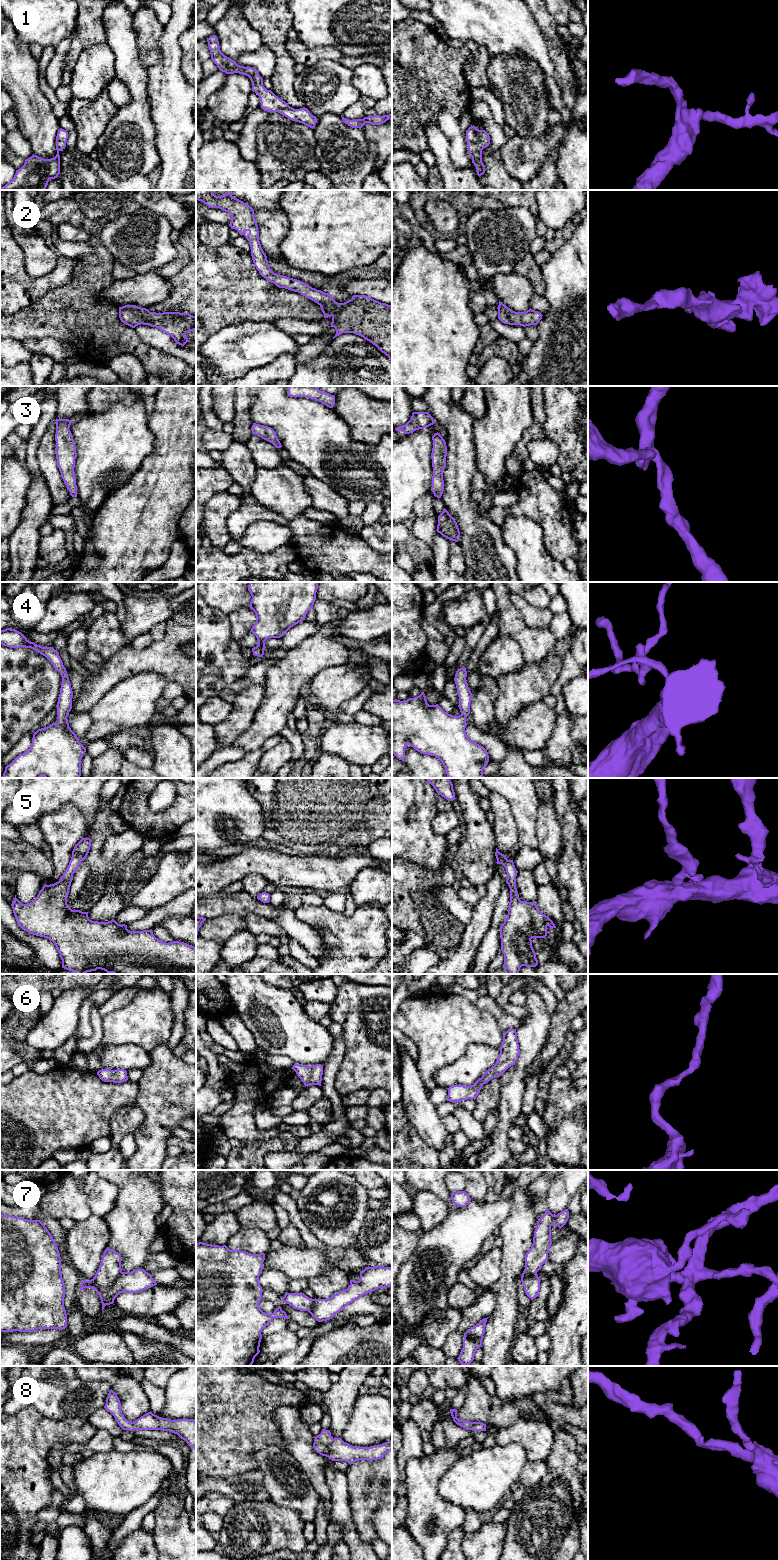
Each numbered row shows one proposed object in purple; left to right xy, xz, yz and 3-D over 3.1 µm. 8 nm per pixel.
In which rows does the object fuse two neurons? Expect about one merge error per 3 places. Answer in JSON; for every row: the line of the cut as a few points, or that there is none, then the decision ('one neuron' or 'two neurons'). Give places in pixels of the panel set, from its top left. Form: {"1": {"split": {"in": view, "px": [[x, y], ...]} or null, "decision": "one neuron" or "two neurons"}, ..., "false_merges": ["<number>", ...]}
{"1": {"split": null, "decision": "one neuron"}, "2": {"split": null, "decision": "one neuron"}, "3": {"split": null, "decision": "one neuron"}, "4": {"split": null, "decision": "one neuron"}, "5": {"split": null, "decision": "one neuron"}, "6": {"split": null, "decision": "one neuron"}, "7": {"split": {"in": "xy", "px": [[122, 1272], [108, 1290], [109, 1303]]}, "decision": "two neurons"}, "8": {"split": null, "decision": "one neuron"}, "false_merges": ["7"]}

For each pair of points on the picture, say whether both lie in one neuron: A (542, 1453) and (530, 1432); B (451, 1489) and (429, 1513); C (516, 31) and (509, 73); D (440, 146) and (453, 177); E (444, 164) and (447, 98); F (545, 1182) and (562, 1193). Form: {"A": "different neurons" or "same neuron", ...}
{"A": "same neuron", "B": "different neurons", "C": "different neurons", "D": "same neuron", "E": "different neurons", "F": "different neurons"}

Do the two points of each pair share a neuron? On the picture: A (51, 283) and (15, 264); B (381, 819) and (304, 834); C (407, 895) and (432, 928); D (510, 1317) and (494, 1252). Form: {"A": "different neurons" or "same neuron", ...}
{"A": "same neuron", "B": "same neuron", "C": "same neuron", "D": "different neurons"}

